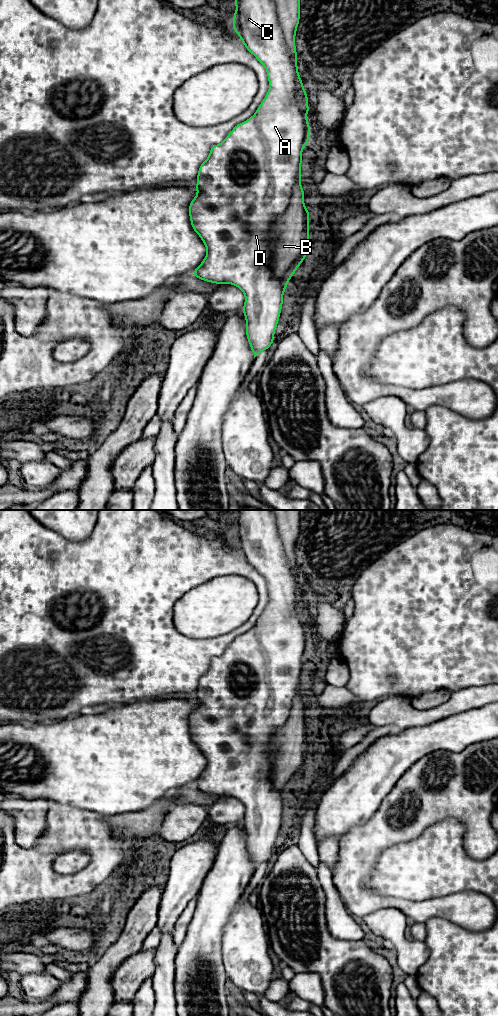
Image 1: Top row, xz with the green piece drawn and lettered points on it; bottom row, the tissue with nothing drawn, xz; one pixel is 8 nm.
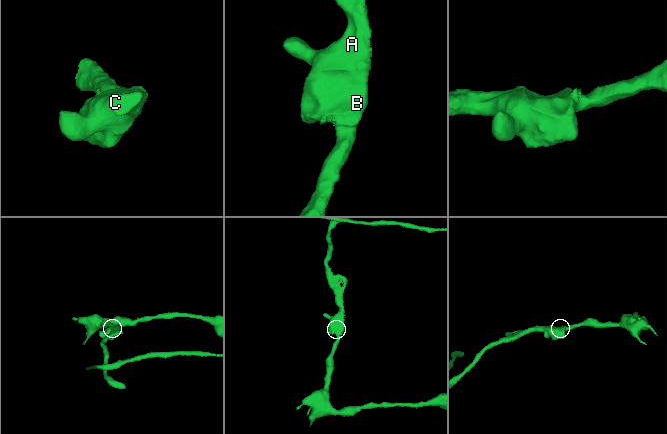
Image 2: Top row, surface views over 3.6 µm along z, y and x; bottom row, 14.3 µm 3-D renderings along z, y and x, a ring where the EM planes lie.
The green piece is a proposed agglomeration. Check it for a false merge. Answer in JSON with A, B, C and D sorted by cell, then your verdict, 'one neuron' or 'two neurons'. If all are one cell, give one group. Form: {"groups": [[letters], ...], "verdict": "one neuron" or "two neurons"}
{"groups": [["A", "C", "D"], ["B"]], "verdict": "two neurons"}

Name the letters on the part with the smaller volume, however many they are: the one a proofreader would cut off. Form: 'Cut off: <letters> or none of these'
Cut off: B

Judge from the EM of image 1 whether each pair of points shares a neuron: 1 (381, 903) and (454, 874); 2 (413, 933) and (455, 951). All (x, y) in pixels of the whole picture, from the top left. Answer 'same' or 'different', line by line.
1: different
2: different

